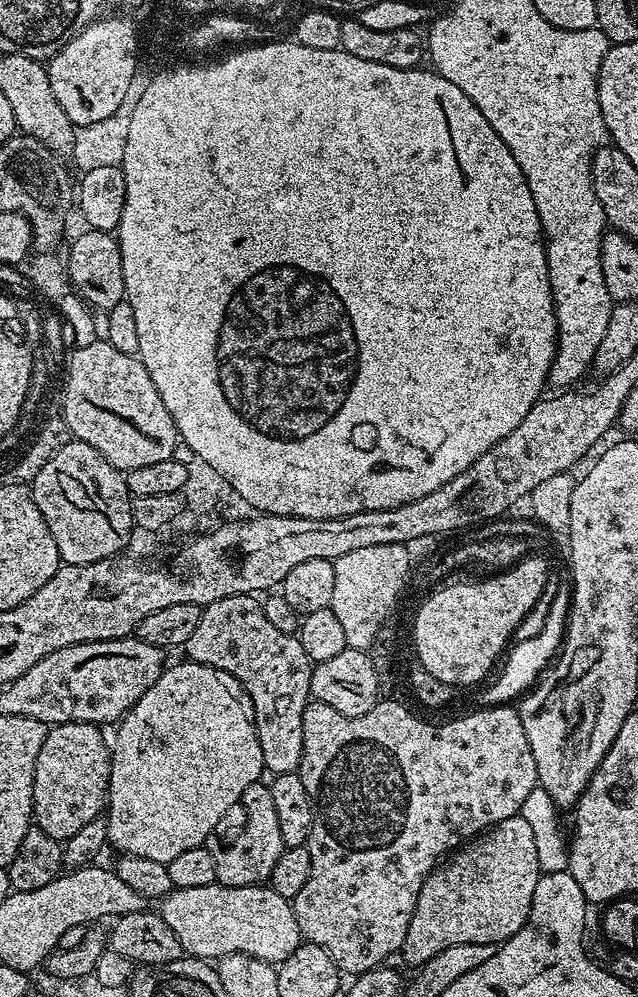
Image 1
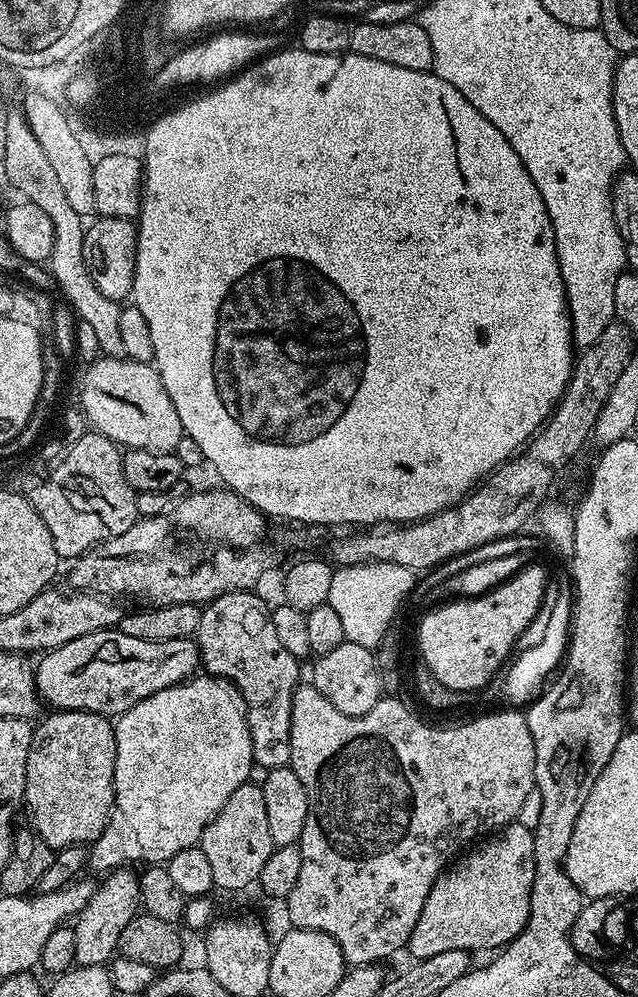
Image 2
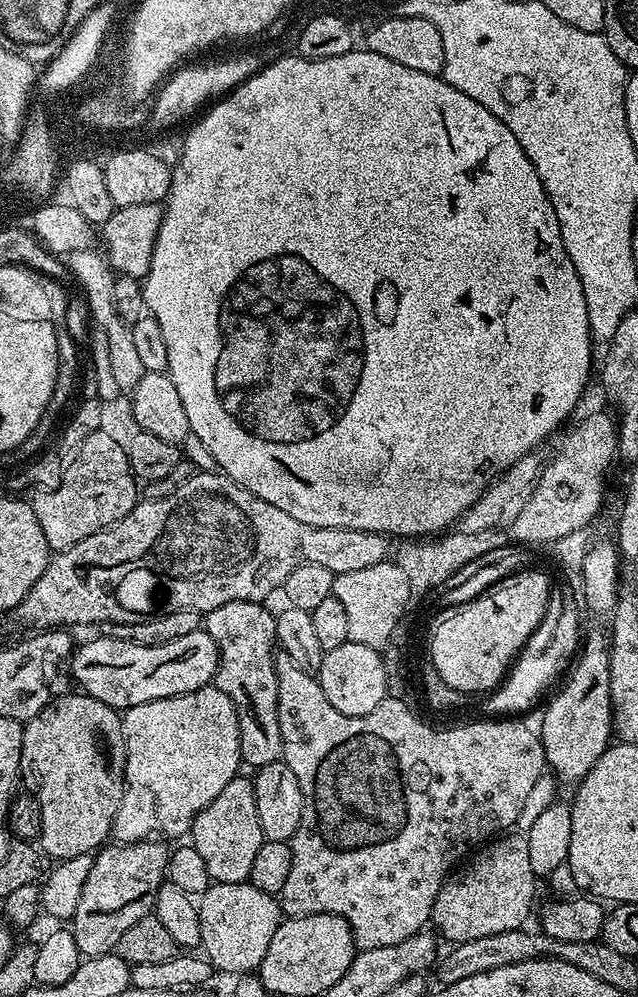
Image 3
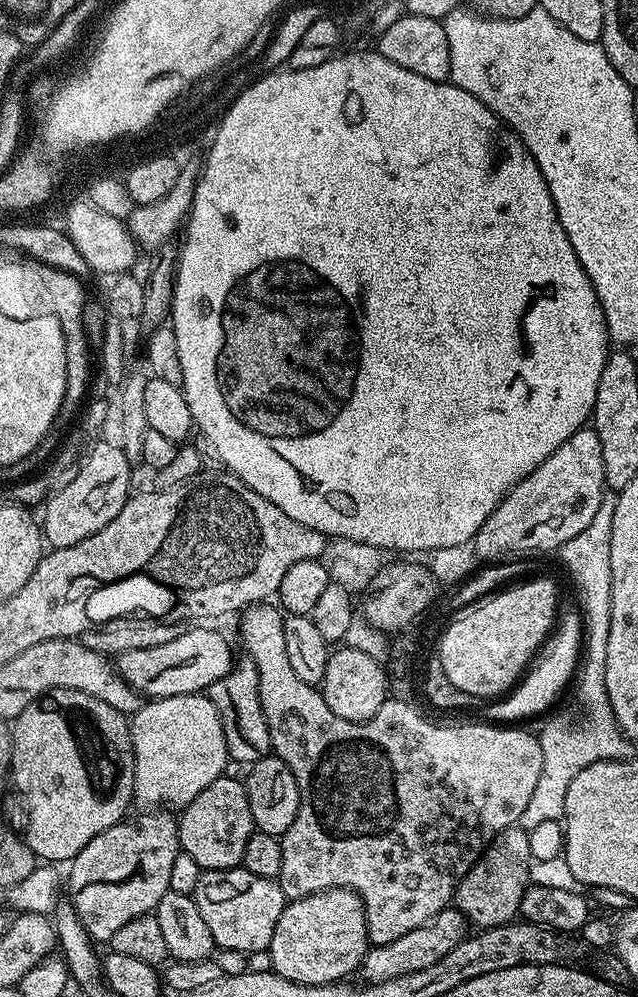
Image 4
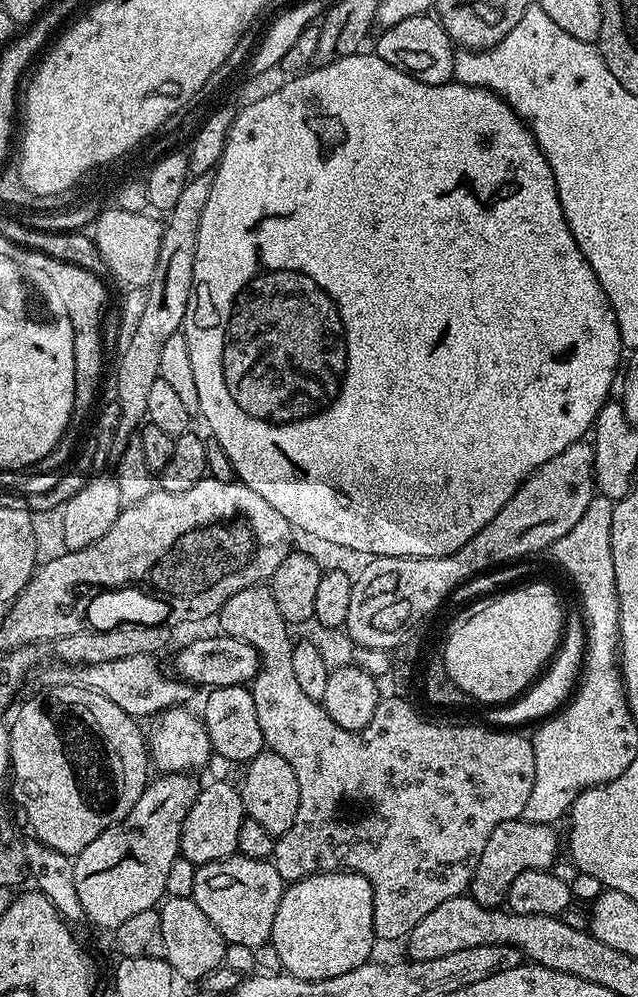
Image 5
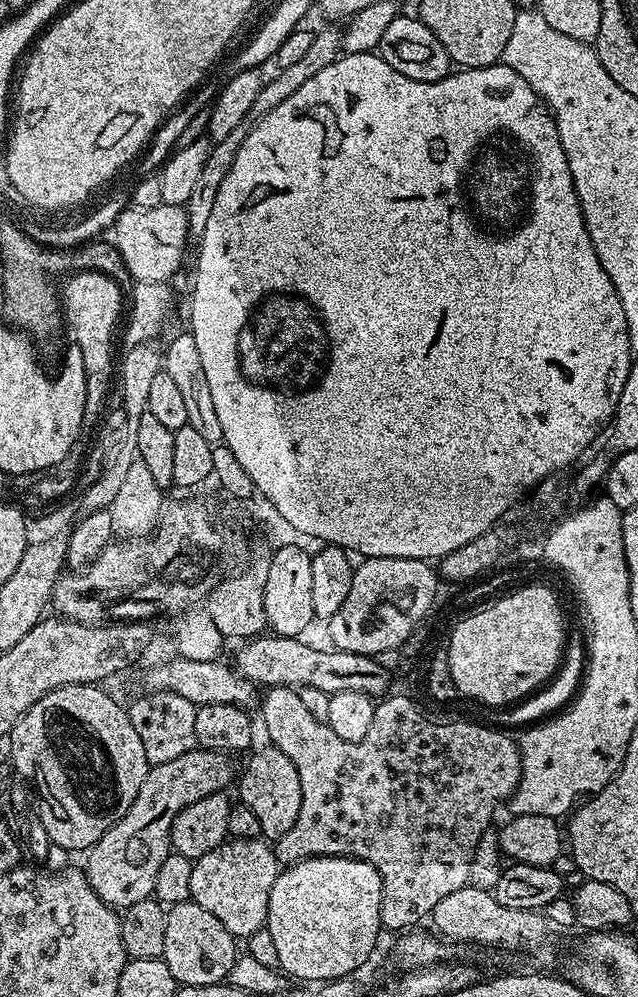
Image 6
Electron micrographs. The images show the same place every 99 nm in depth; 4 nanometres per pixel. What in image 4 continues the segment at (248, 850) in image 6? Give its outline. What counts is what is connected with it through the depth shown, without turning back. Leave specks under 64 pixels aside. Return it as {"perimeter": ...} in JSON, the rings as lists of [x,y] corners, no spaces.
{"perimeter":[[[242,866],[201,871],[194,899],[198,914],[202,914],[210,934],[214,934],[217,949],[225,948],[228,952],[263,953],[267,950],[286,903],[276,880],[258,878],[258,874],[250,874],[250,870]]]}

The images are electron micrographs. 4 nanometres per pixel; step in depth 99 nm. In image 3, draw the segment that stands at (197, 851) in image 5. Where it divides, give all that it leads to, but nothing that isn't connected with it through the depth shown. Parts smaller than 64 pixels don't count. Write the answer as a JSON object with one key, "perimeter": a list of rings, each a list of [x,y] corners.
{"perimeter":[[[238,774],[222,794],[210,802],[192,820],[190,843],[199,856],[206,862],[206,870],[213,882],[218,884],[242,884],[248,880],[254,867],[254,857],[258,855],[258,846],[264,844],[262,822],[258,822],[258,802],[256,785],[244,774]]]}

